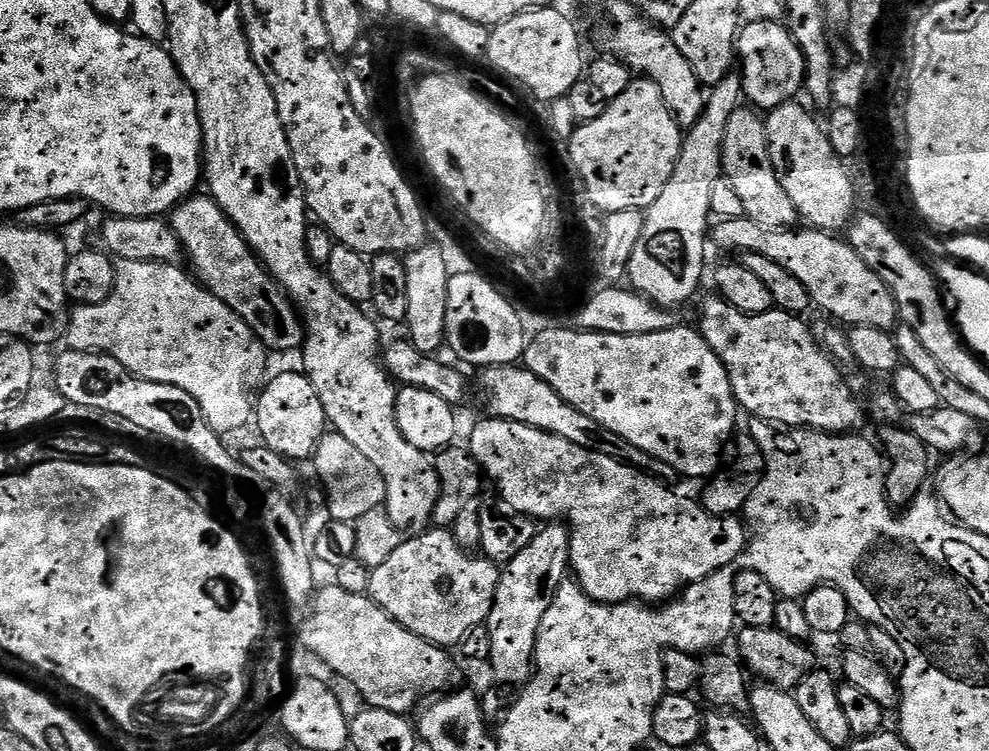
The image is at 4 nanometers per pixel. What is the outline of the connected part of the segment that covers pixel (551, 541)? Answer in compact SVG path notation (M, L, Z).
M548 522L537 531L534 542L518 554L509 564L503 565L498 590L494 598L494 606L486 621L490 634L490 654L487 663L492 664L492 676L504 688L519 690L532 678L538 642L538 626L542 626L542 618L546 618L546 610L550 610L550 602L554 602L554 594L558 586L563 584L570 572L572 559L572 533L563 523Z

